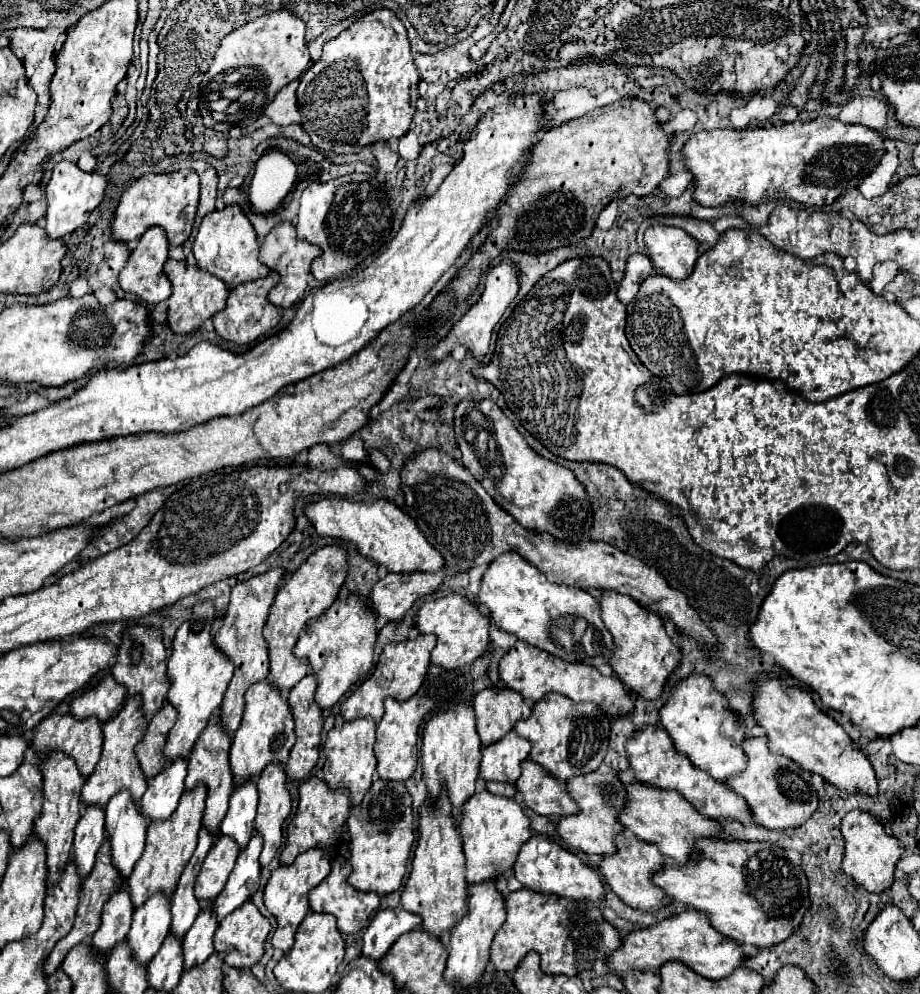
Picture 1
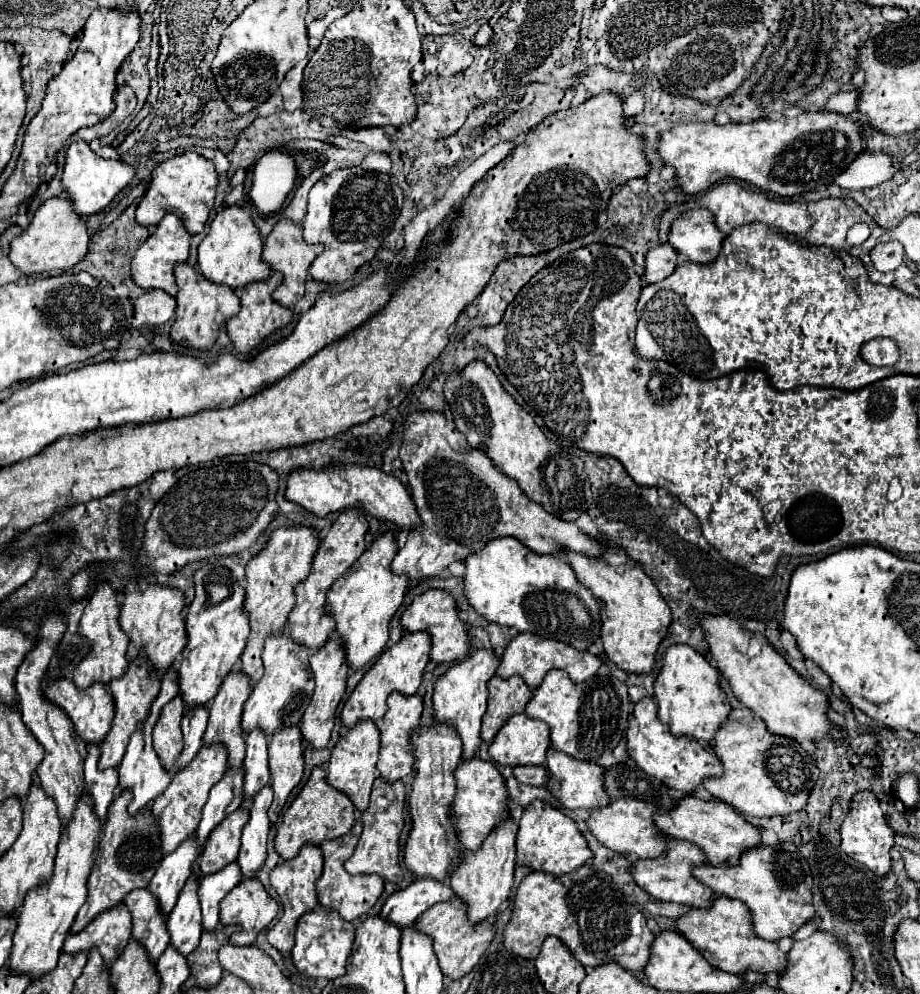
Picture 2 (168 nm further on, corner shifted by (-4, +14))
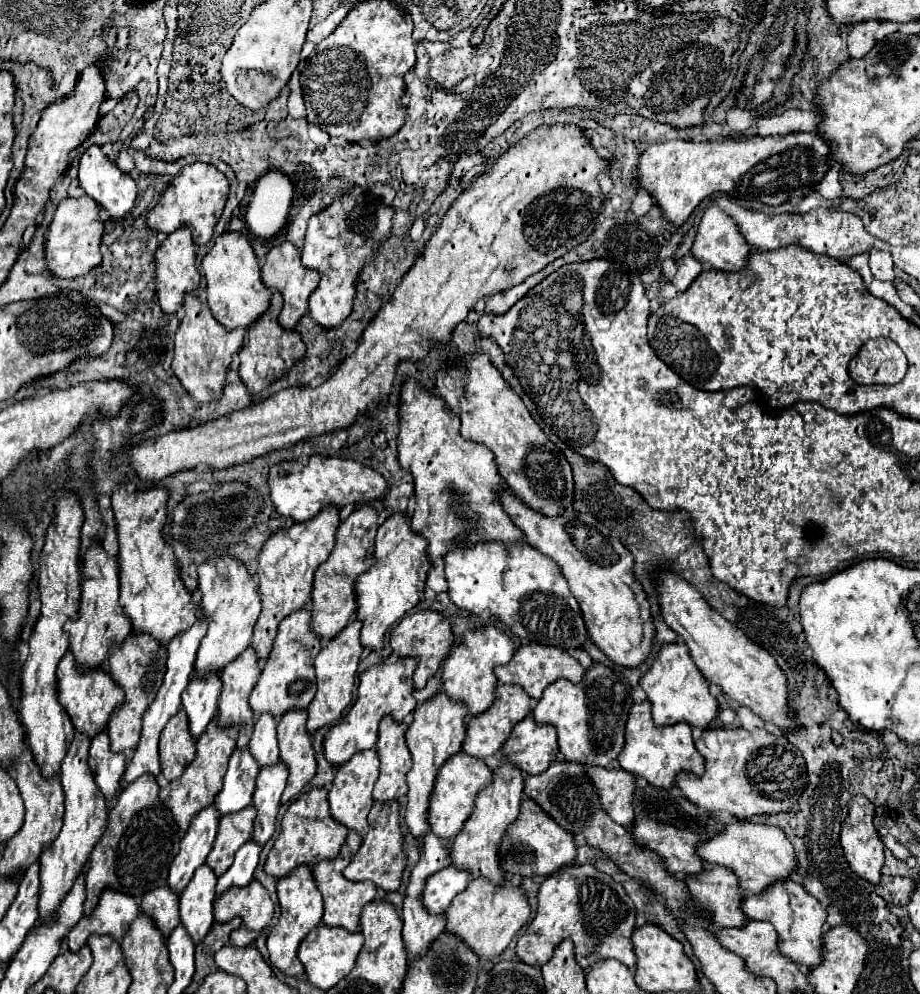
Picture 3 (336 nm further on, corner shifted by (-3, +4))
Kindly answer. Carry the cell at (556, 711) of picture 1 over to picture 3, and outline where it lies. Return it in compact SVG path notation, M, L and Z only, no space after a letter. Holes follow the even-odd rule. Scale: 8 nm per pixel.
M596 661L596 669L588 669L582 683L574 685L560 679L548 685L532 715L536 723L550 723L558 729L560 753L568 761L578 761L584 765L608 765L616 761L624 747L624 725L634 703L630 689L632 685L626 681L624 667L618 671Z

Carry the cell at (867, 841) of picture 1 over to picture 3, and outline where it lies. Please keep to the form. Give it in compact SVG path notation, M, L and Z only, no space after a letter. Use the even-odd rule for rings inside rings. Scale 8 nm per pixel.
M864 795L852 797L848 821L842 823L840 845L842 845L844 857L848 859L848 865L850 865L850 869L854 873L858 877L870 881L870 883L878 883L880 875L882 875L880 871L882 871L882 865L884 865L884 845L882 845L882 841L878 837L878 831L872 825L872 819L874 819L874 805Z

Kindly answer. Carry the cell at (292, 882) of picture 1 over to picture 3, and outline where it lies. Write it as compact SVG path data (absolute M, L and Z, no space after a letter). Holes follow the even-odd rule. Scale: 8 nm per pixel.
M306 865L296 867L288 877L278 879L278 901L280 901L280 917L278 917L278 923L272 927L272 933L268 933L268 941L266 941L270 961L284 975L302 977L304 967L298 959L298 945L314 927L318 927L322 923L322 913L324 913L322 895Z

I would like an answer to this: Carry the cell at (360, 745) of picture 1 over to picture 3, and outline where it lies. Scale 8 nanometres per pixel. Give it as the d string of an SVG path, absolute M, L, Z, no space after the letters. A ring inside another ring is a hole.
M374 749L368 751L358 751L348 763L344 763L342 767L338 767L332 789L328 793L328 801L330 801L330 815L342 823L344 827L360 833L362 837L368 833L368 813L372 809L372 787L378 779L378 755Z

